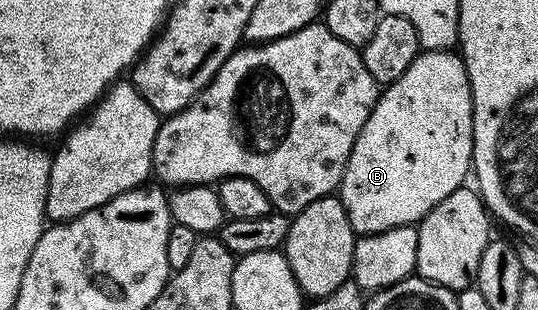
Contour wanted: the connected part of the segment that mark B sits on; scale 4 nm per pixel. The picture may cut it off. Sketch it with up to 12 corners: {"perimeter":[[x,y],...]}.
{"perimeter":[[462,57],[380,93],[337,194],[356,235],[415,226],[473,166]]}

